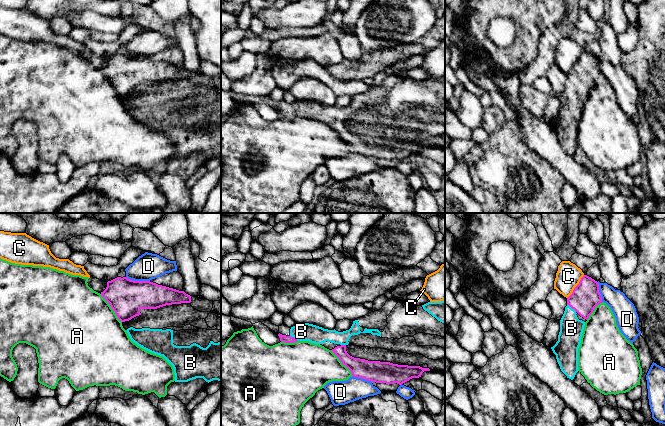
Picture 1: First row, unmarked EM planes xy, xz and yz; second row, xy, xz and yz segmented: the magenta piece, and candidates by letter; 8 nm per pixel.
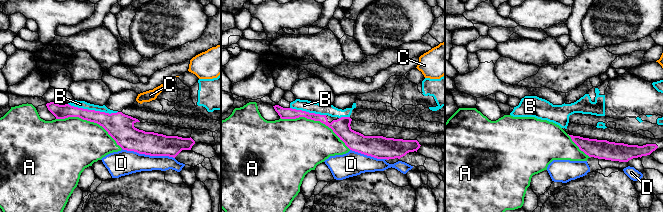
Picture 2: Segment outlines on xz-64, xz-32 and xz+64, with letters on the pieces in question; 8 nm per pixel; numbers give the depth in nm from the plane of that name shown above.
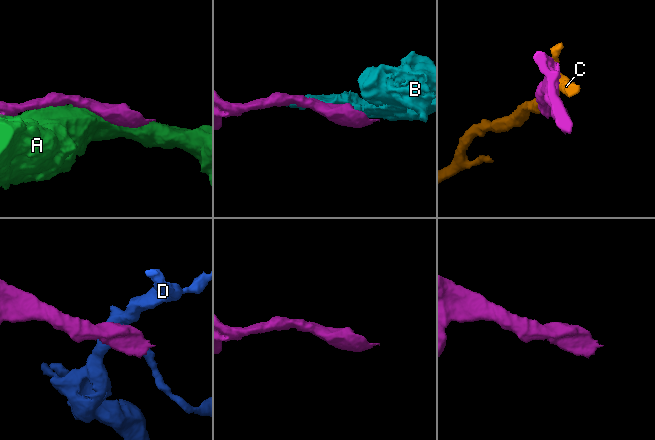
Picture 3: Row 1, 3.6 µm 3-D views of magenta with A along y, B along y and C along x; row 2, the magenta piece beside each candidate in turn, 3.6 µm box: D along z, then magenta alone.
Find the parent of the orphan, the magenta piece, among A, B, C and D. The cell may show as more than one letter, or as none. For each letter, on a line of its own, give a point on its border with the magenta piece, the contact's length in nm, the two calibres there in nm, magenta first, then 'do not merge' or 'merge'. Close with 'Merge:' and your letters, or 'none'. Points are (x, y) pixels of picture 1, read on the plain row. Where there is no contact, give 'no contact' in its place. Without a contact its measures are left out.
A: contact xy (111, 83); length 280 nm; calibres 300 and 500 nm; do not merge
B: contact yz (572, 84); length 100 nm; calibres 220 and 190 nm; merge
C: contact yz (575, 63); length 240 nm; calibres 220 and 200 nm; do not merge
D: contact xy (138, 57); length 200 nm; calibres 300 and 220 nm; do not merge
Merge: B

